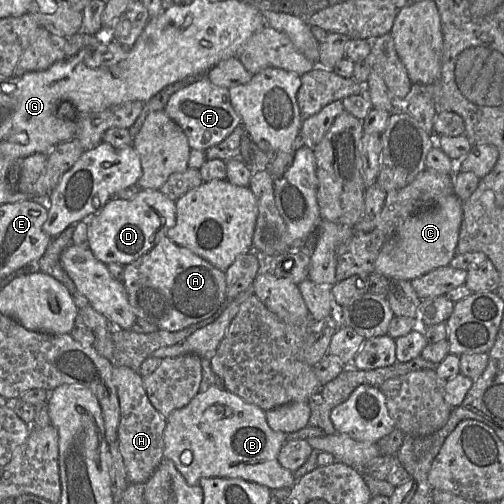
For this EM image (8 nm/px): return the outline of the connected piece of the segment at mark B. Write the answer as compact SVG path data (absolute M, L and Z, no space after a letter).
M213 385L166 419L163 458L171 460L192 486L197 486L201 478L219 477L243 479L271 490L291 488L296 482L293 472L282 467L277 459L286 438L286 433L268 426L261 408Z

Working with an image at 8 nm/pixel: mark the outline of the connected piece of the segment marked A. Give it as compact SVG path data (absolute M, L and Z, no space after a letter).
M167 235L141 257L125 265L123 284L136 317L167 331L180 331L212 316L227 297L225 272L188 248L176 244Z

